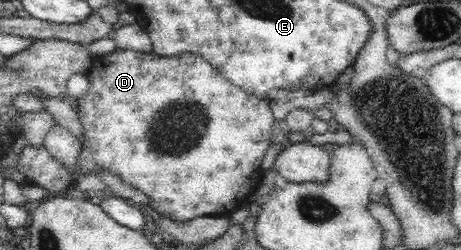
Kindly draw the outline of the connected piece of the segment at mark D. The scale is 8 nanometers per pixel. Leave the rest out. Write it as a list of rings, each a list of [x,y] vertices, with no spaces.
[[[115,49],[106,55],[97,55],[92,58],[93,66],[89,73],[88,79],[91,82],[89,94],[85,98],[78,101],[78,119],[82,124],[83,131],[83,147],[78,153],[78,160],[70,168],[65,168],[60,161],[55,160],[51,153],[45,147],[23,146],[21,152],[21,160],[17,164],[19,168],[19,178],[22,183],[41,186],[45,190],[49,190],[50,194],[59,192],[59,190],[67,190],[77,182],[81,174],[87,172],[96,172],[100,168],[109,171],[111,175],[118,177],[133,188],[141,191],[149,197],[150,207],[162,218],[168,218],[178,223],[185,223],[199,217],[229,217],[233,212],[242,208],[248,200],[248,197],[255,191],[256,187],[261,183],[264,176],[264,170],[261,168],[263,156],[267,152],[267,148],[272,145],[272,130],[275,117],[270,109],[267,99],[259,99],[256,96],[249,95],[245,89],[237,88],[231,84],[224,76],[221,76],[210,62],[207,62],[201,55],[195,54],[179,54],[173,56],[159,56],[156,54],[139,52],[136,50]]]

